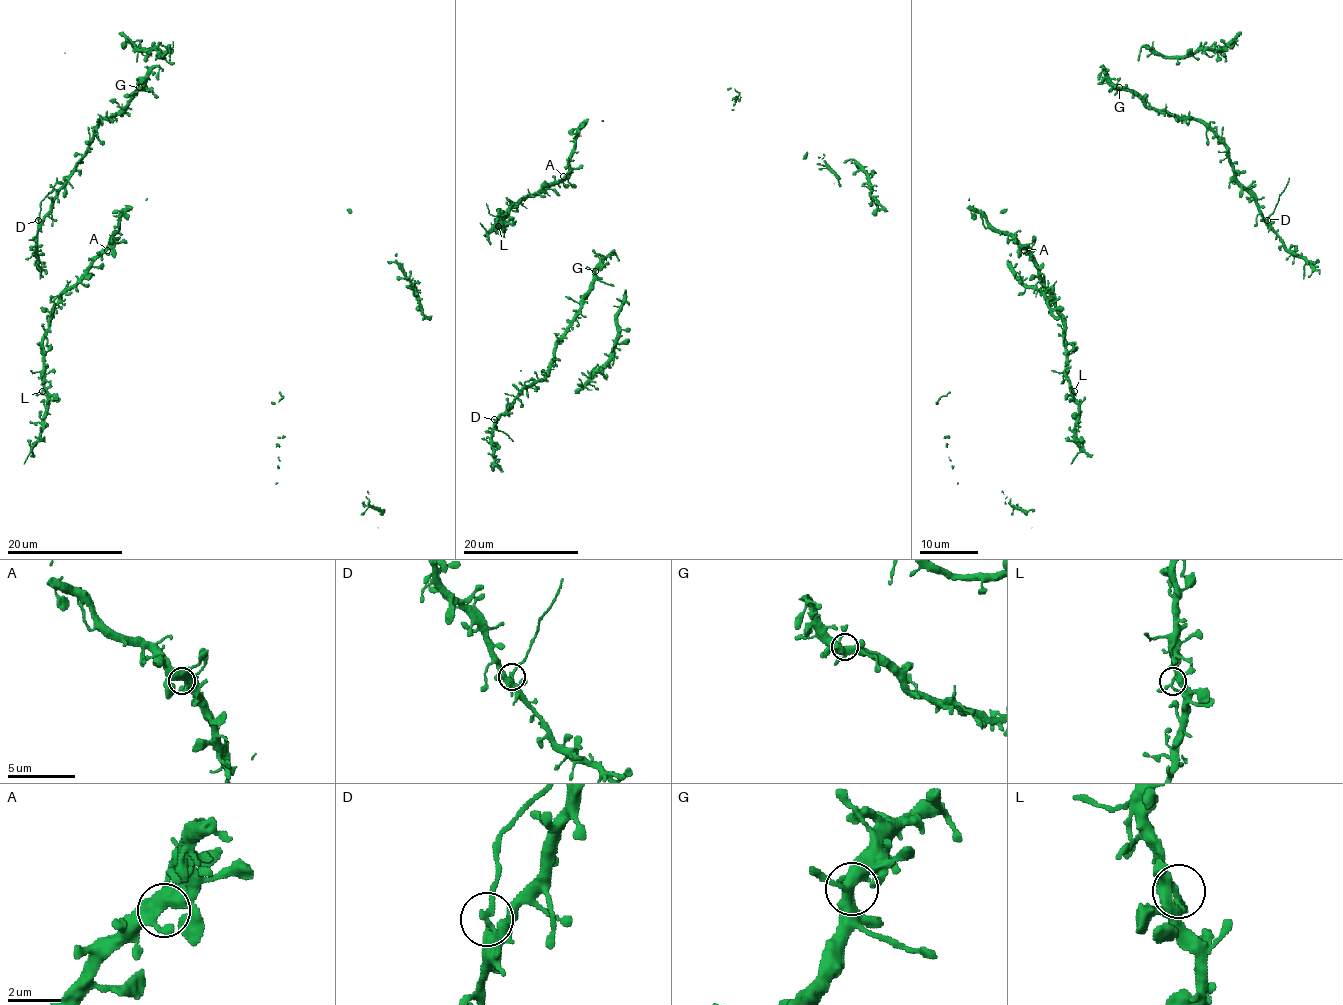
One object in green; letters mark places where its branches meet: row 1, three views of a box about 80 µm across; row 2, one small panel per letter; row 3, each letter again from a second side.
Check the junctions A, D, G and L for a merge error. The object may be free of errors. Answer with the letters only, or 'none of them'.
D

